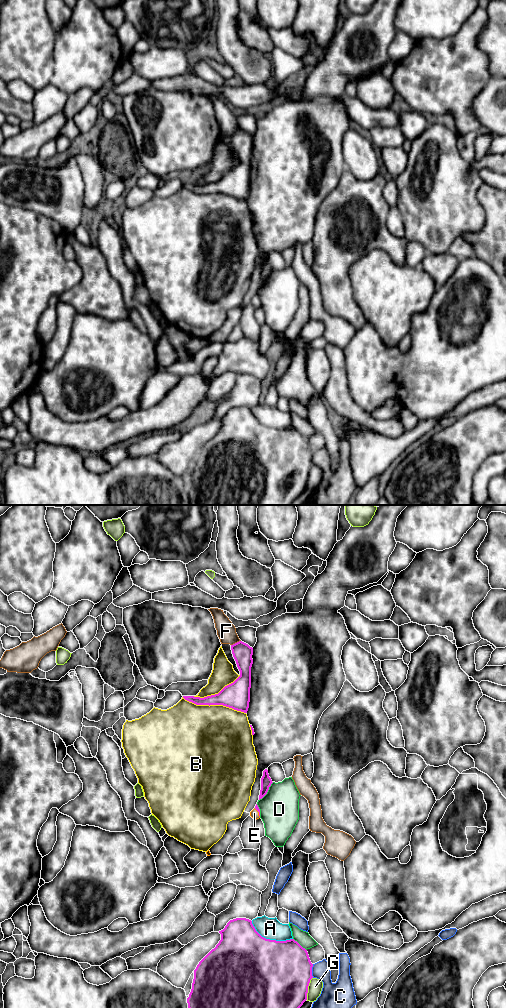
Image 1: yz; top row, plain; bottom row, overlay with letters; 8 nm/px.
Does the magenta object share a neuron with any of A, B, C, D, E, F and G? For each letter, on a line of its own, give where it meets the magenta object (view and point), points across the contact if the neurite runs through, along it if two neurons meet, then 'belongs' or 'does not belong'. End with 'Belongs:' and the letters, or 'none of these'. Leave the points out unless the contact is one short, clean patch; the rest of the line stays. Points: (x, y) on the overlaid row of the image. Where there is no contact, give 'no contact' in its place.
A: contact yz (269, 939); does not belong
B: contact yz (214, 704); does not belong
C: contact yz (311, 971); does not belong
D: contact yz (267, 791); does not belong
E: contact yz (258, 811); way yz (256, 807), (258, 811), (254, 813); belongs
F: contact yz (235, 643); does not belong
G: contact yz (307, 988); does not belong
Belongs: E

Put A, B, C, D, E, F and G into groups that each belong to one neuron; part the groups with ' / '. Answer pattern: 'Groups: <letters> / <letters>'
Groups: A / B / C / D / E / F / G

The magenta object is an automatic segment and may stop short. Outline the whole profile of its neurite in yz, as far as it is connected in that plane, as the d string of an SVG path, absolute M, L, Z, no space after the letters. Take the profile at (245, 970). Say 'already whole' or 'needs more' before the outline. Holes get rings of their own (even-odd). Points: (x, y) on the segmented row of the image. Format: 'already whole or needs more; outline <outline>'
already whole; outline M246 918L230 920L219 933L219 943L194 970L188 1008L300 1008L303 1005L313 978L313 964L307 950L297 941L266 939Z

